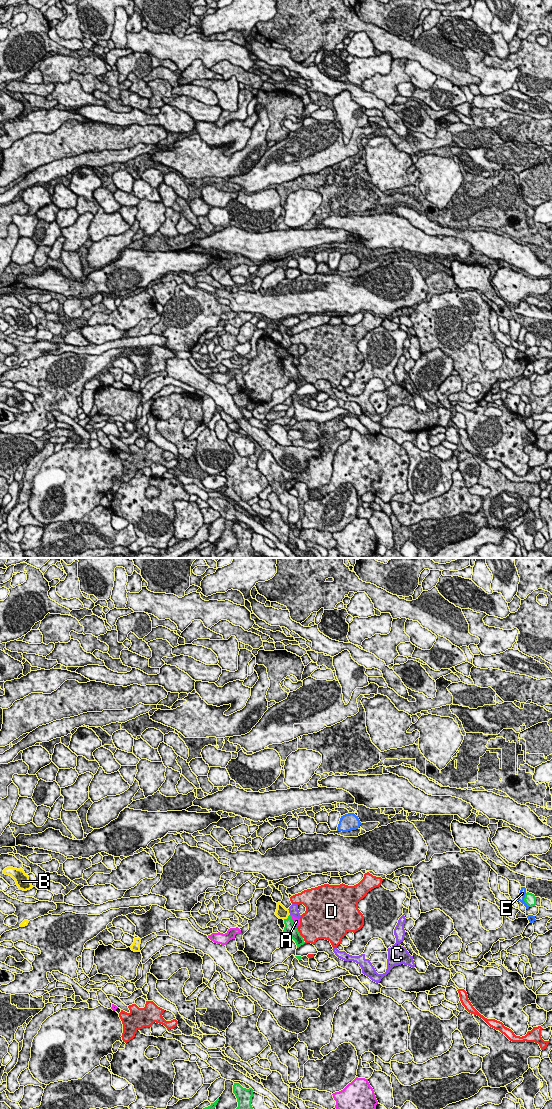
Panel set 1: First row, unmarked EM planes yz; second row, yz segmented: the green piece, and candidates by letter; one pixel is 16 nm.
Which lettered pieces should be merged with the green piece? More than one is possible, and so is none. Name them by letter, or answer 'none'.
none

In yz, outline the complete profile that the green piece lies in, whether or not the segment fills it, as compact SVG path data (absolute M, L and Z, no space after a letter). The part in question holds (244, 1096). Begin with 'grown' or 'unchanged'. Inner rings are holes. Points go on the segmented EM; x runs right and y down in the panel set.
unchanged; M234 1083L233 1093L235 1094L238 1102L236 1109L253 1109L251 1102L253 1097L253 1089L243 1088L239 1083Z

